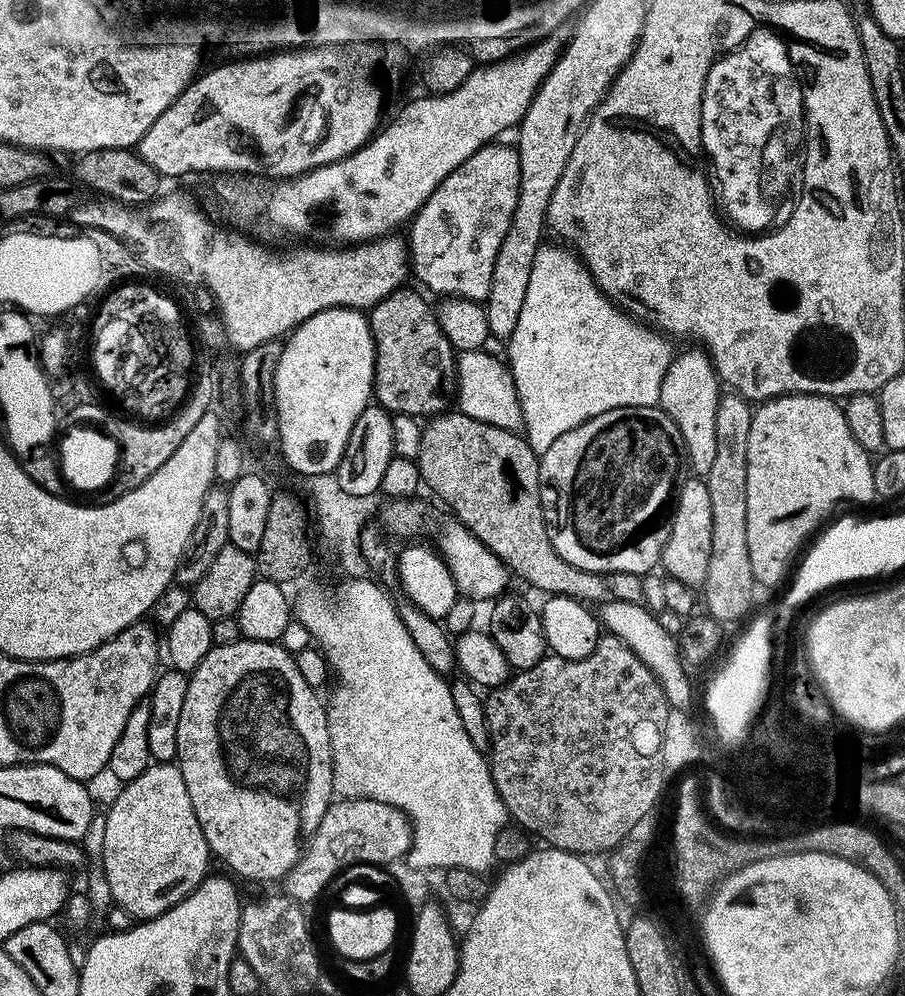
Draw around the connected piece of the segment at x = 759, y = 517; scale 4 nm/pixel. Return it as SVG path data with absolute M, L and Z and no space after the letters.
M789 394L778 396L774 400L765 400L753 411L752 421L750 422L750 442L746 449L746 546L750 550L750 566L754 566L754 578L758 583L764 584L769 590L772 590L775 589L775 584L783 582L788 567L790 567L790 572L798 553L805 547L804 539L808 535L811 537L821 527L820 519L835 504L840 504L843 500L853 500L856 504L868 504L871 500L875 501L877 499L874 490L873 463L873 457L864 452L862 446L858 446L858 442L854 442L854 434L850 434L850 426L846 426L843 407L835 399L815 394Z

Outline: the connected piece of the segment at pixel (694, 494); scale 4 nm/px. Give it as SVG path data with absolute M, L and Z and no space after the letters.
M688 478L680 486L676 499L676 509L672 519L670 538L660 555L660 564L665 568L677 585L703 585L710 558L710 538L714 526L713 514L710 511L710 490L707 479Z

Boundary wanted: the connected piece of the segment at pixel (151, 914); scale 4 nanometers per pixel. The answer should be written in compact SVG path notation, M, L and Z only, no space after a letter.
M153 762L149 764L147 770L142 774L138 774L138 778L127 781L121 788L124 789L117 794L116 801L109 806L108 817L104 820L104 853L102 853L102 859L104 861L106 880L110 884L111 899L114 901L115 907L128 912L133 921L143 922L160 916L166 910L173 908L178 902L182 902L204 881L210 872L210 869L208 869L210 853L206 838L202 834L202 826L194 814L194 802L190 802L190 793L186 790L186 782L175 763L159 764L159 762Z

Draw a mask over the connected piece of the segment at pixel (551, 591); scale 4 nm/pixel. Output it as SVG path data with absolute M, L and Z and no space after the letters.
M445 410L425 424L420 449L414 452L421 481L452 507L453 517L478 536L515 577L547 595L569 596L586 604L607 599L601 573L580 571L554 550L544 525L540 456L520 432L478 422L459 410Z

